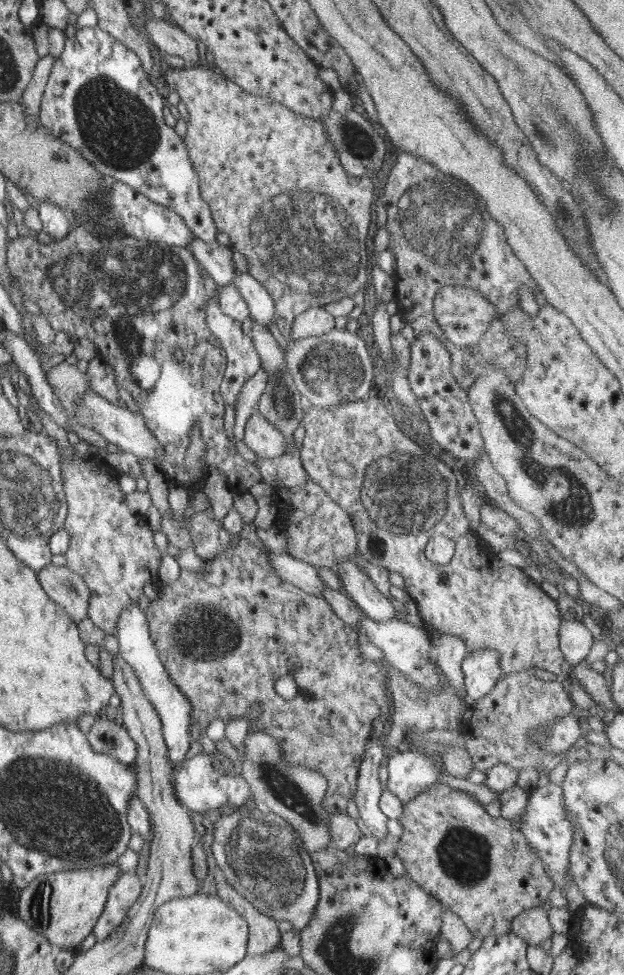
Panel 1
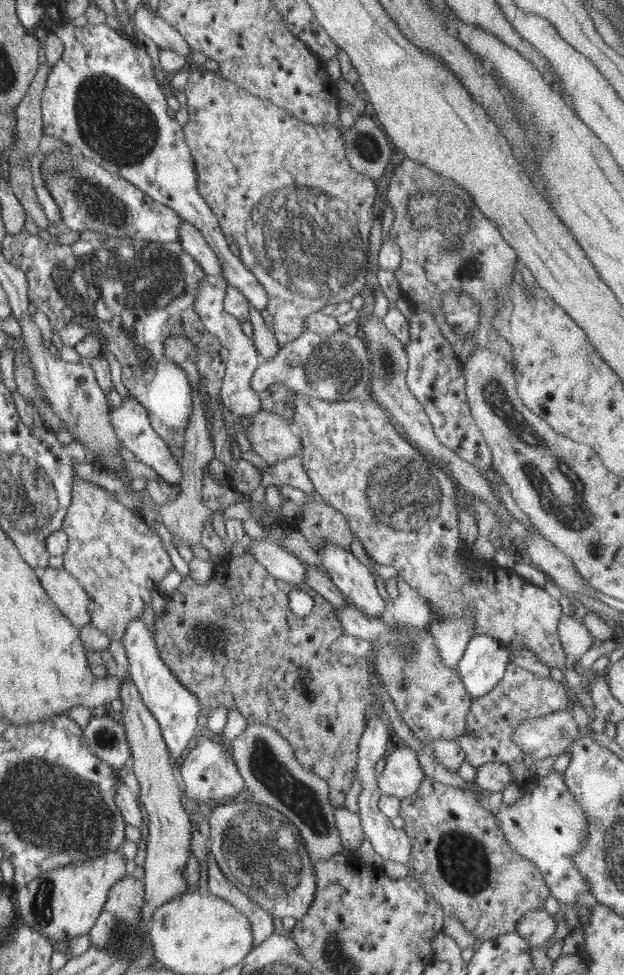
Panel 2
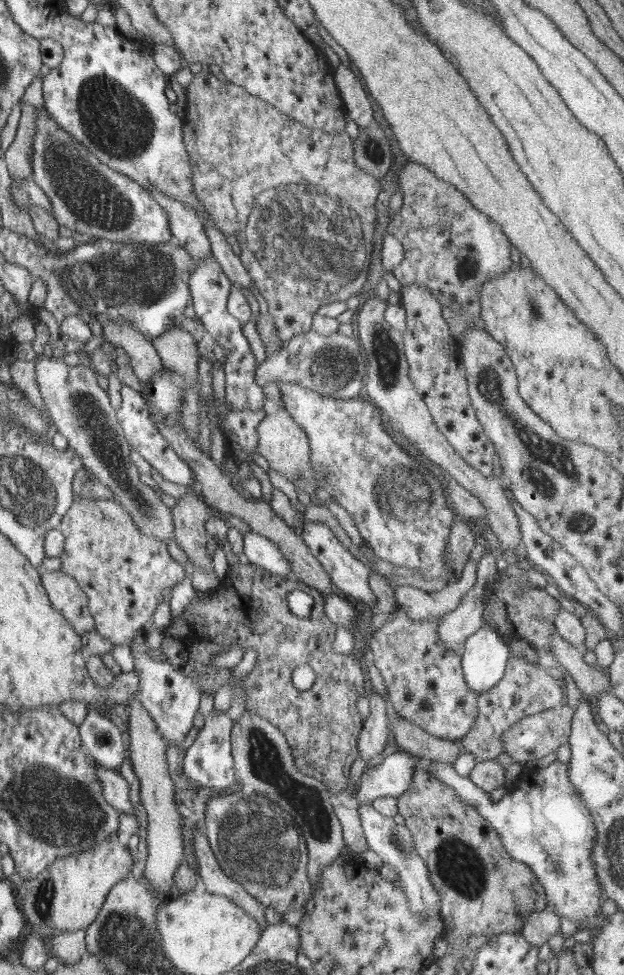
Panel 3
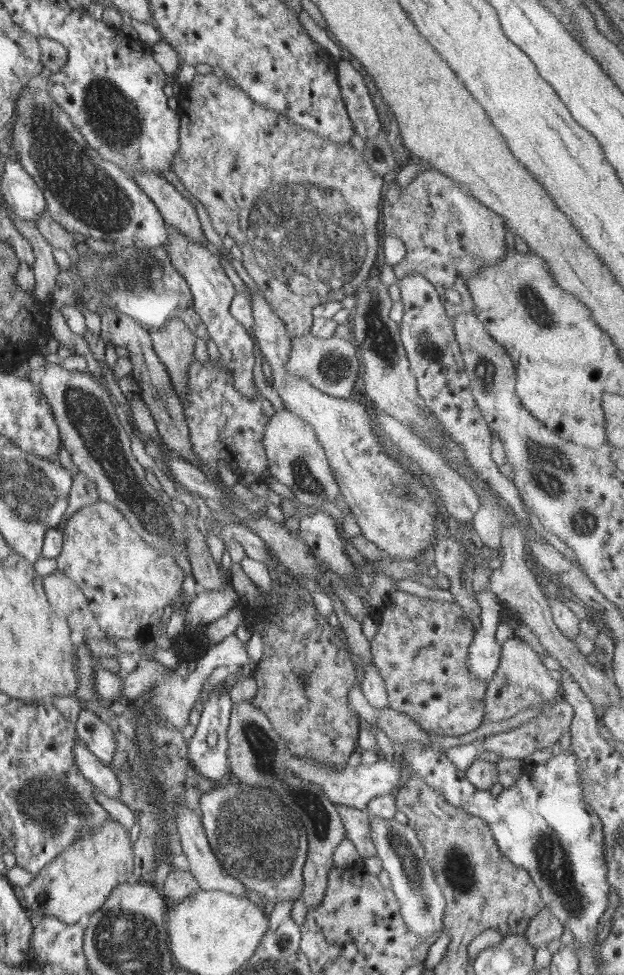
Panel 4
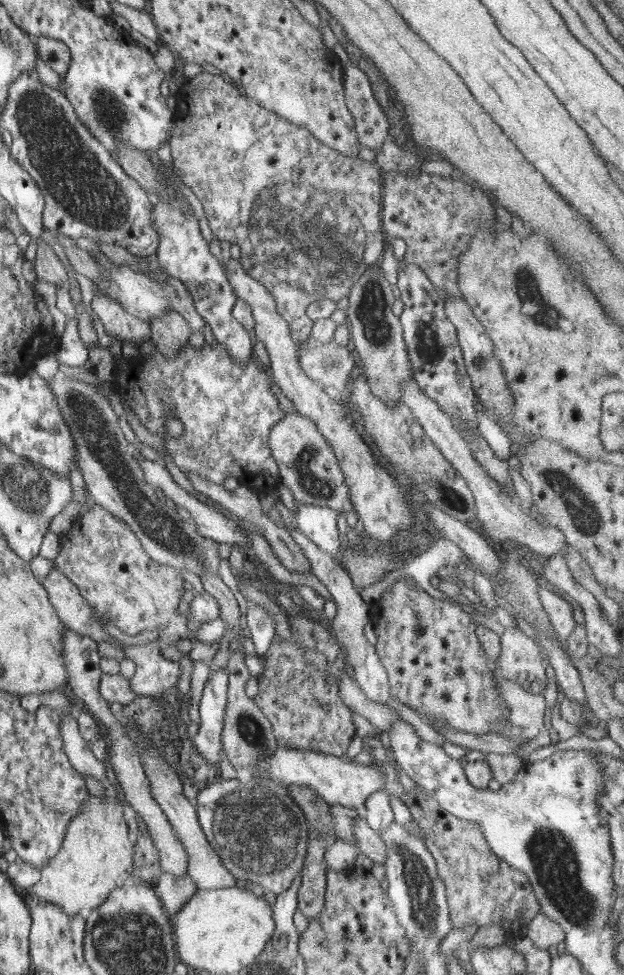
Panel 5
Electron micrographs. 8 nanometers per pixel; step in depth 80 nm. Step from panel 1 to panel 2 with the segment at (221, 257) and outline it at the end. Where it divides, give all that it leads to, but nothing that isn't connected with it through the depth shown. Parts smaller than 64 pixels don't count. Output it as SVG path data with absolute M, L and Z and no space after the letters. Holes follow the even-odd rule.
M182 220L179 224L179 242L182 248L203 268L206 275L223 276L217 254L193 224Z

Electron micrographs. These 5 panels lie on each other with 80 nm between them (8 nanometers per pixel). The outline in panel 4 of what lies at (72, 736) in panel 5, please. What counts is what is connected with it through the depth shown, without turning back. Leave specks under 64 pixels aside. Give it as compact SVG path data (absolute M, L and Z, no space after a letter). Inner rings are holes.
M77 734L76 738L73 738L72 752L75 765L79 768L82 776L110 798L121 801L119 800L120 785L114 771L110 766L100 762L98 757L94 756L86 748L86 745L77 738Z

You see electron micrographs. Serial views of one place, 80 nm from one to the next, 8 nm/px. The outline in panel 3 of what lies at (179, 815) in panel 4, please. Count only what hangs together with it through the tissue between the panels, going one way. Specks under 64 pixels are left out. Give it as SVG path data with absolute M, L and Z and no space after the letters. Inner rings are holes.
M201 828L194 829L193 836L194 856L196 857L196 866L198 866L198 876L204 883L206 892L226 896L234 904L240 905L248 916L258 922L260 934L262 934L268 928L268 924L261 902L254 900L242 887L242 884L230 880L225 872L222 872L214 857L214 853L211 852L207 834Z

